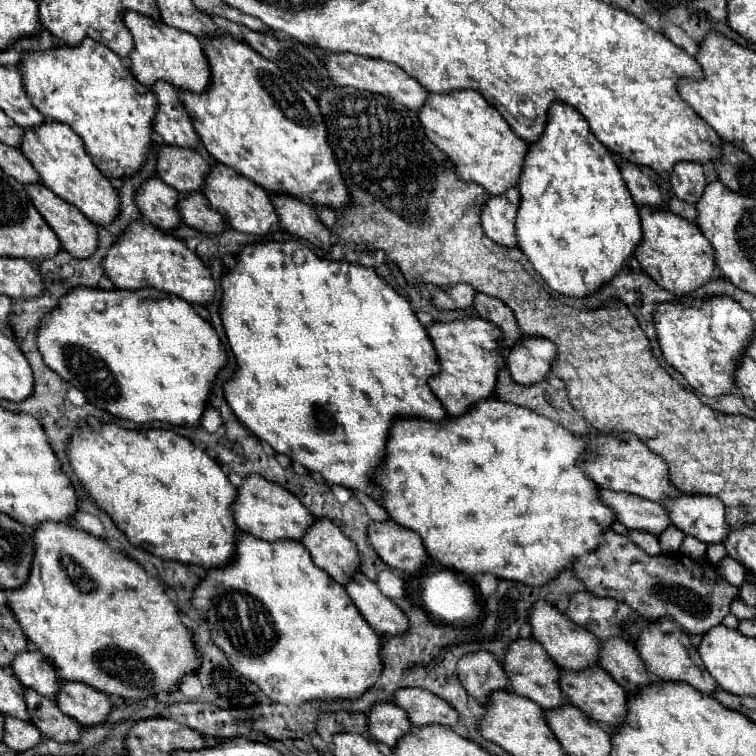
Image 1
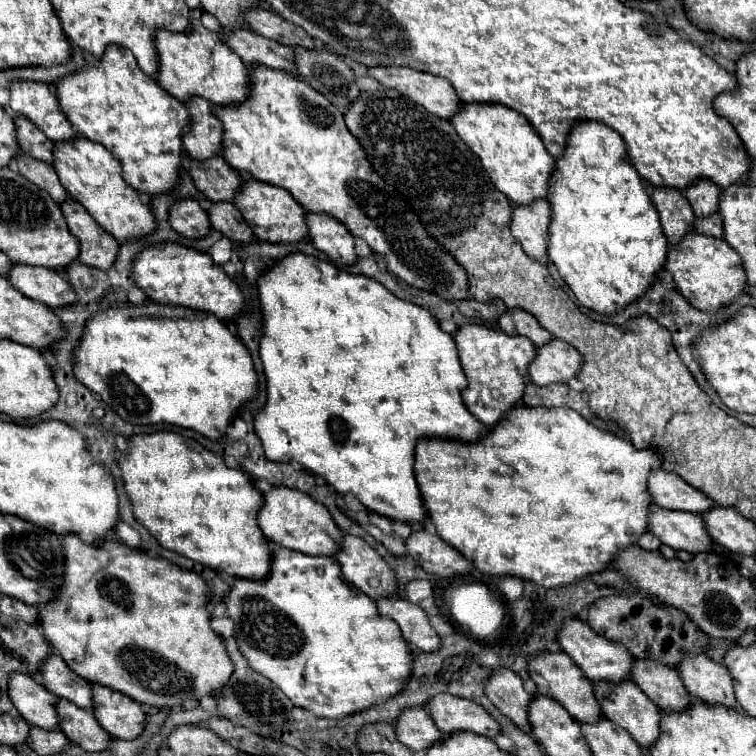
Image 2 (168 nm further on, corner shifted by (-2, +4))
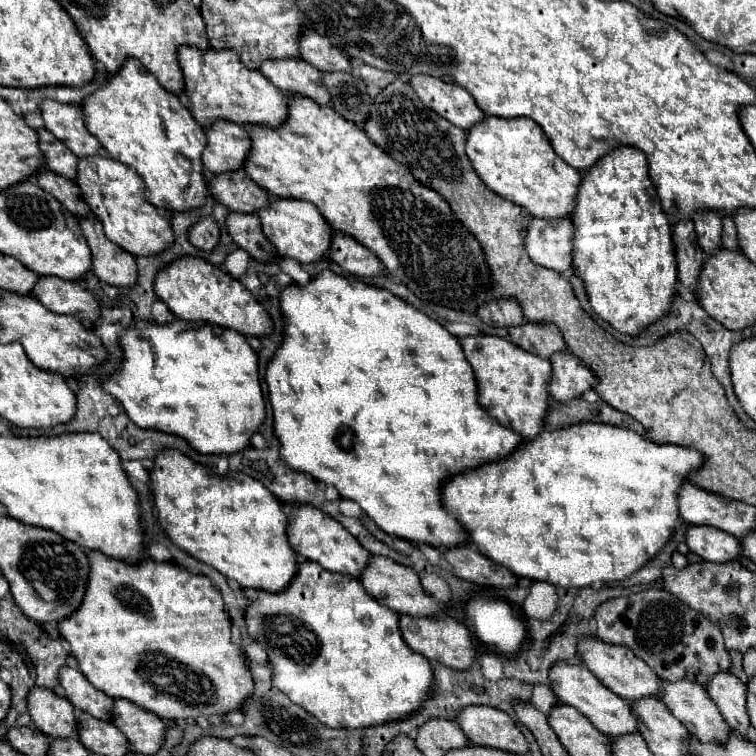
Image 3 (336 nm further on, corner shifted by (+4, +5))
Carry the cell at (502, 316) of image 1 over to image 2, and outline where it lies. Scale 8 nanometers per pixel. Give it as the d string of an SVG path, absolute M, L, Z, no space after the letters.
M509 309L503 315L499 315L497 325L501 331L511 333L511 335L525 335L533 341L535 347L541 347L541 343L547 343L551 339L551 333L547 333L537 319L523 311L523 309Z

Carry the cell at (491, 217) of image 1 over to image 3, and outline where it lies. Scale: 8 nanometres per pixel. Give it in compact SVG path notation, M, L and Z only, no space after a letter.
M531 218L525 238L527 254L533 262L565 272L573 268L573 222Z

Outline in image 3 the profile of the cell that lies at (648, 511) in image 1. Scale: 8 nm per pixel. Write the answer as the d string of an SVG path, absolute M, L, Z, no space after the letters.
M691 526L687 530L687 546L703 560L715 562L715 564L739 560L743 556L741 542L737 542L737 538L733 538L731 534L713 530L711 526Z

